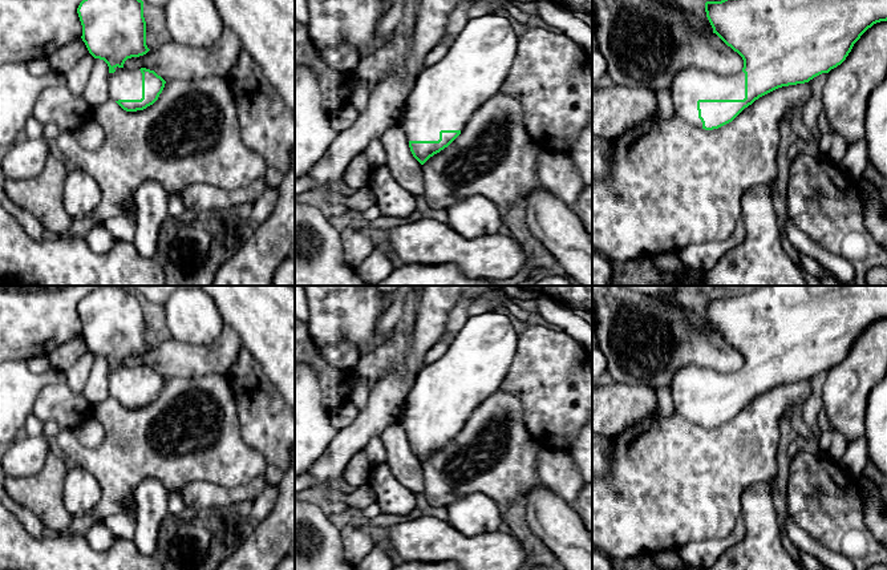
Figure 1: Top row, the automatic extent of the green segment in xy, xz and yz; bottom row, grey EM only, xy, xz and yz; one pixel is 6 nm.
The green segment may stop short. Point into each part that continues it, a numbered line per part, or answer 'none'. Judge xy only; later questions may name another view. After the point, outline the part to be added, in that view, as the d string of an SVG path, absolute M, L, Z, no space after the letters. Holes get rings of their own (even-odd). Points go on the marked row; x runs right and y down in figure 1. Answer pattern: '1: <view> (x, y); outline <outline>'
1: xy (124, 84); outline M123 68L109 73L109 98L141 100L142 98L142 73L141 70L127 70Z

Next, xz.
1: xz (444, 96); outline M507 16L469 19L445 57L418 73L398 124L408 141L438 141L441 130L463 130L474 112L499 92L517 45Z

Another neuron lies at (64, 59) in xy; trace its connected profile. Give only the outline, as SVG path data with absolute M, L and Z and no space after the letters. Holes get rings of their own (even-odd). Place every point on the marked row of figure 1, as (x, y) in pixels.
M77 39L48 57L50 70L65 74L88 53L89 50L82 39Z

